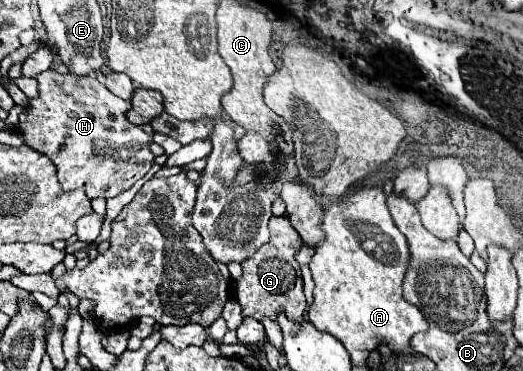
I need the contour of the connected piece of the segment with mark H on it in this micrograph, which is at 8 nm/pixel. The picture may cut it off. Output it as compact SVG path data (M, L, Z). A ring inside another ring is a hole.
M46 70L38 74L38 96L28 100L26 120L18 124L18 134L26 146L46 154L58 168L58 180L64 190L84 190L88 198L112 198L134 186L136 180L144 178L154 162L150 150L150 134L140 126L128 122L126 112L132 108L128 100L114 96L102 82L92 76L74 76L70 72L62 74L56 70Z

